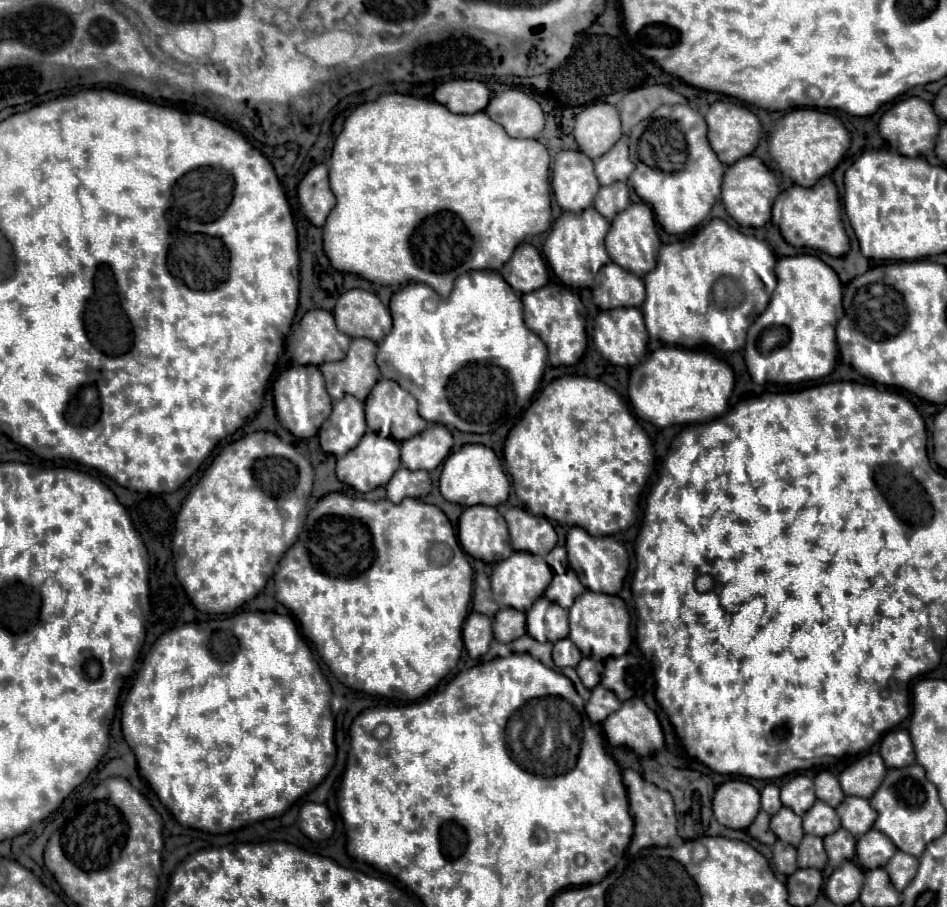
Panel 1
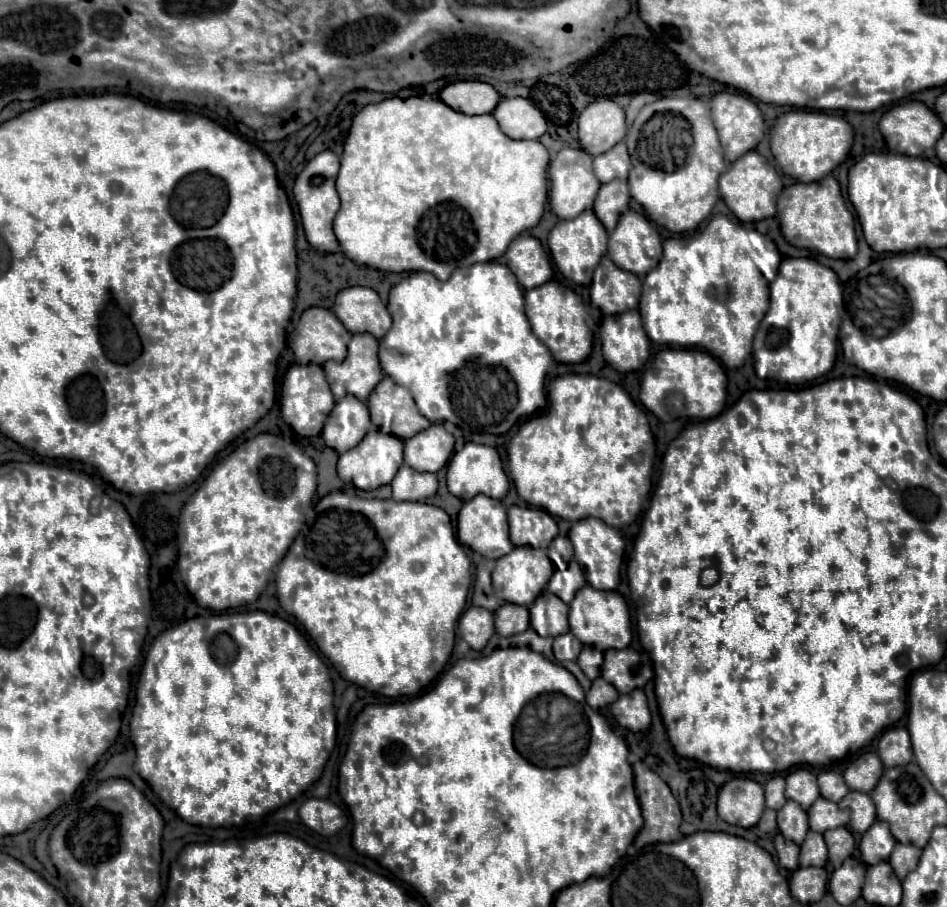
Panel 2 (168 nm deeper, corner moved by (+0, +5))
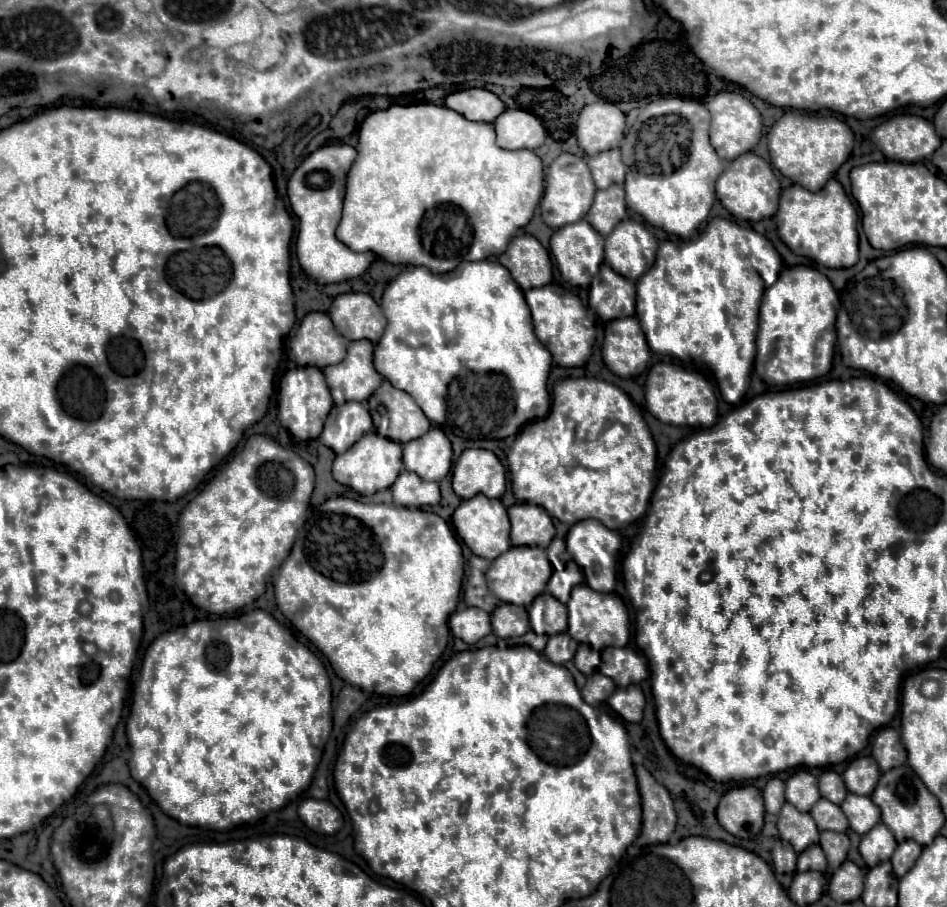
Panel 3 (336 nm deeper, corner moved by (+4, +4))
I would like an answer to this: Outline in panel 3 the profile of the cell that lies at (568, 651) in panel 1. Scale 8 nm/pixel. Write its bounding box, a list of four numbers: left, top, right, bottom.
[544,634,576,664]

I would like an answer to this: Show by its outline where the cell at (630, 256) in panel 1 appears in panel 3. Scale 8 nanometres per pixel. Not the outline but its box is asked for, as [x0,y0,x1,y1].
[604,220,658,280]

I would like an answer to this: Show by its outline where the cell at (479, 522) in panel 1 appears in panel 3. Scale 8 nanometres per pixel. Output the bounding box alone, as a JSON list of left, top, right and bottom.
[452,494,510,560]

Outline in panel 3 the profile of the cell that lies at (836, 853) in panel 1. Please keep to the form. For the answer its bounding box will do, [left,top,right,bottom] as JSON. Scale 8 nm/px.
[820,832,850,870]

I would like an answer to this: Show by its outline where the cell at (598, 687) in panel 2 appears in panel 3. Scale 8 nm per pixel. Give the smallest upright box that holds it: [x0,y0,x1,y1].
[582,672,616,706]

